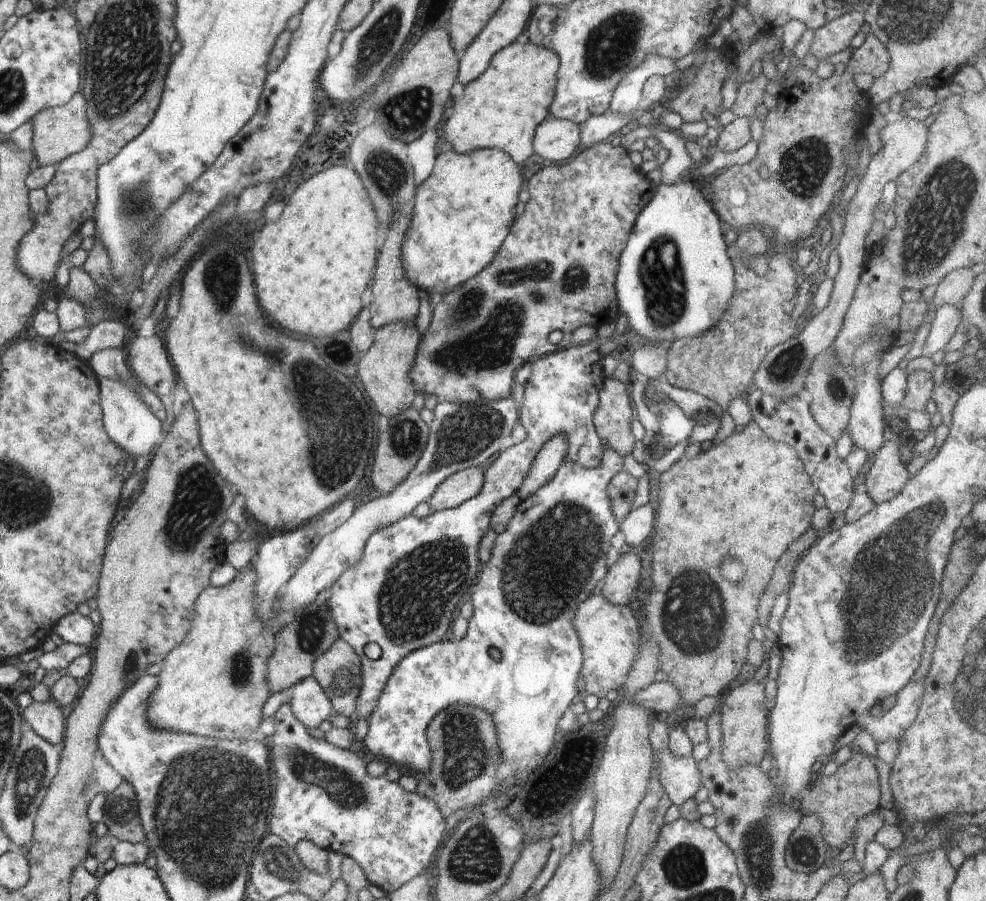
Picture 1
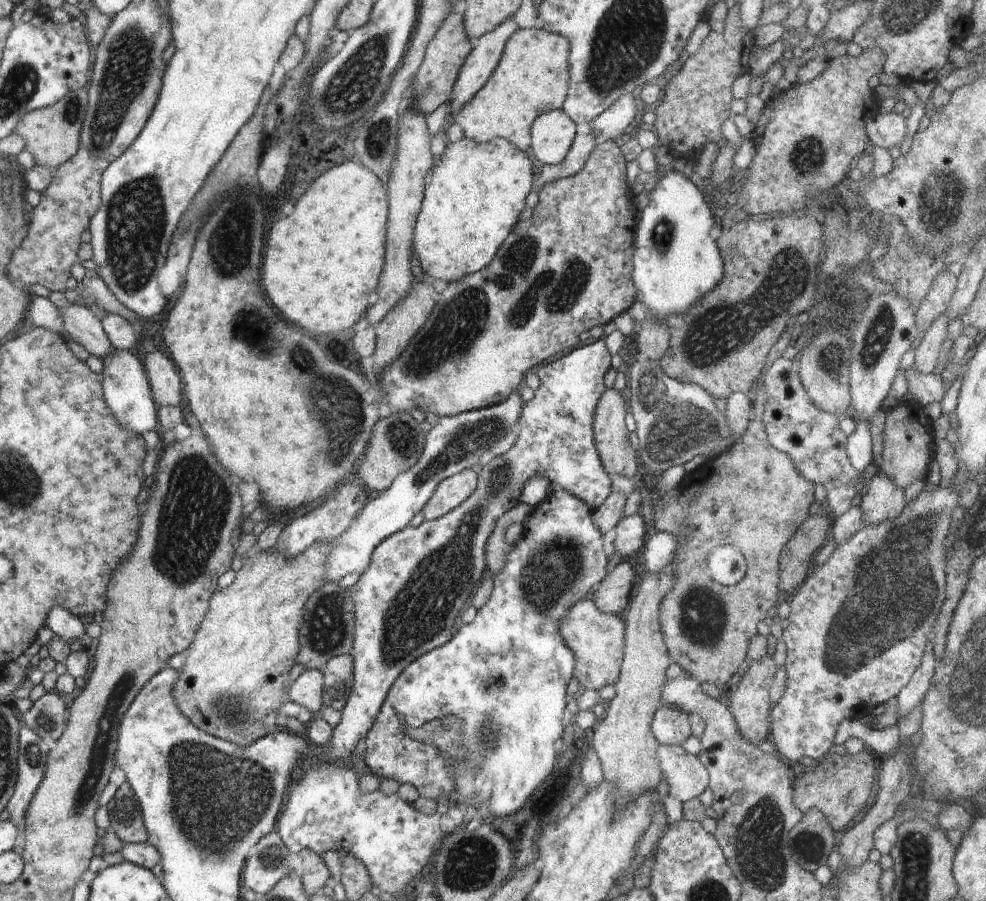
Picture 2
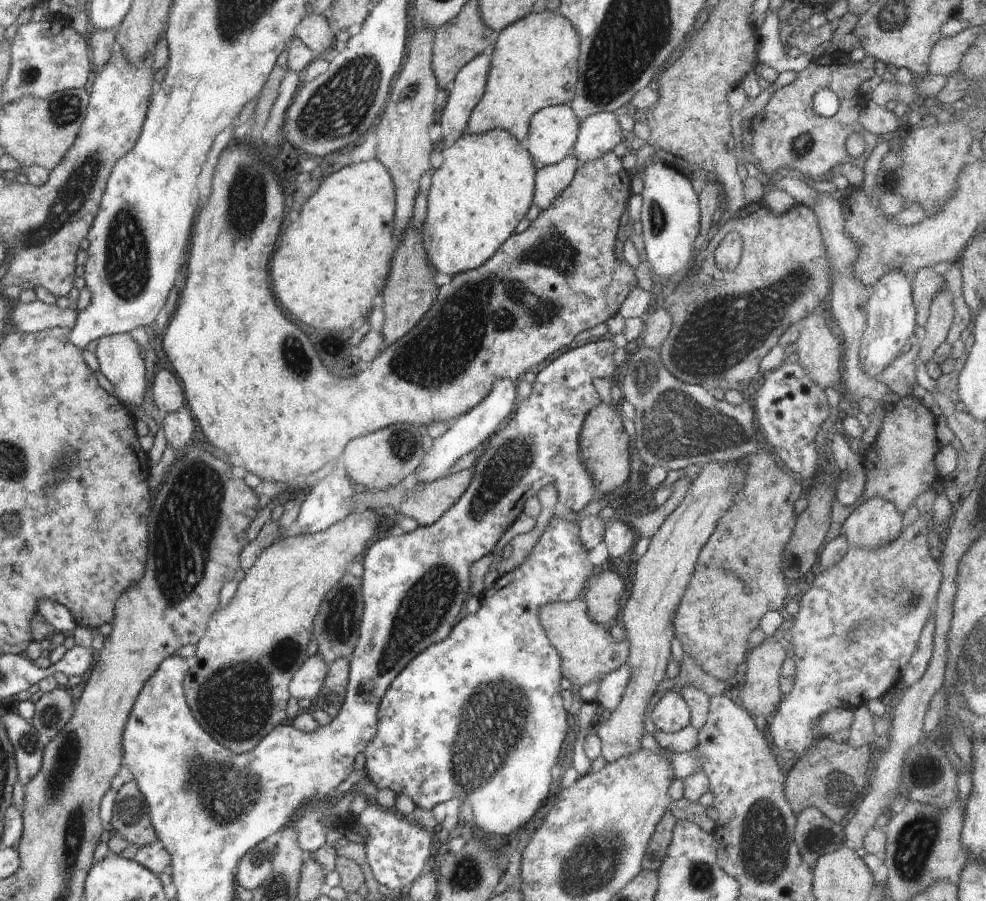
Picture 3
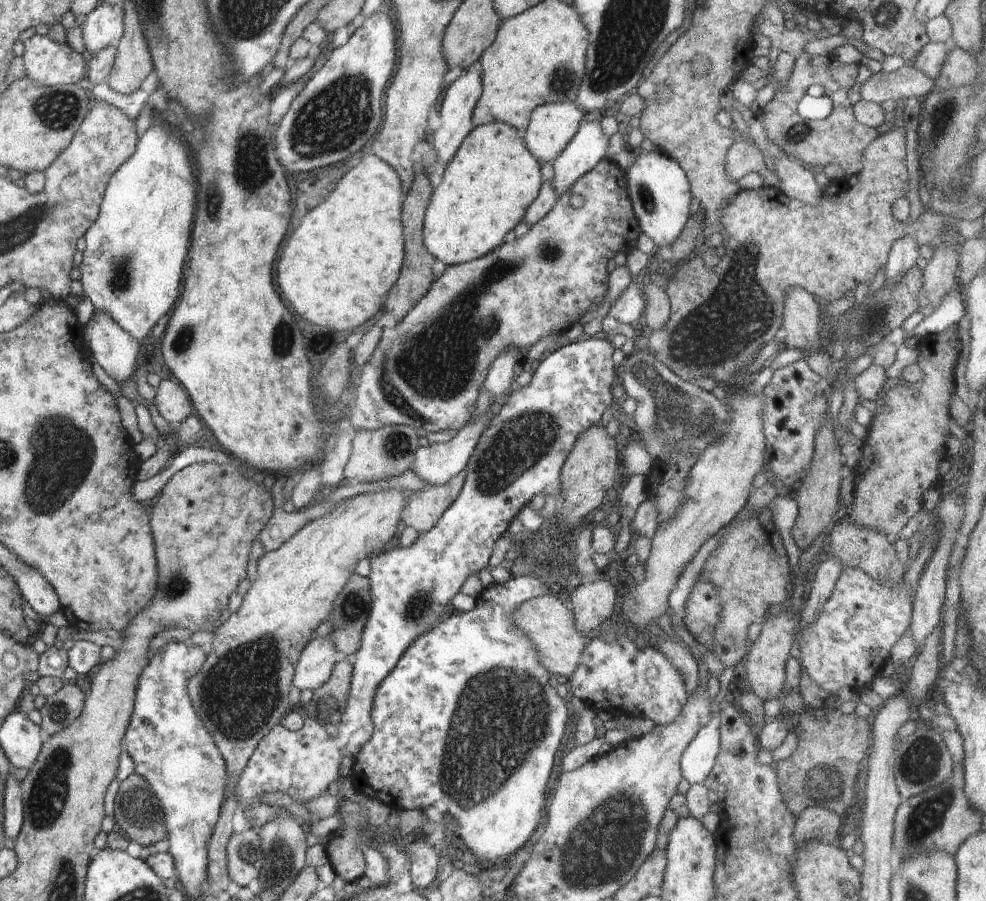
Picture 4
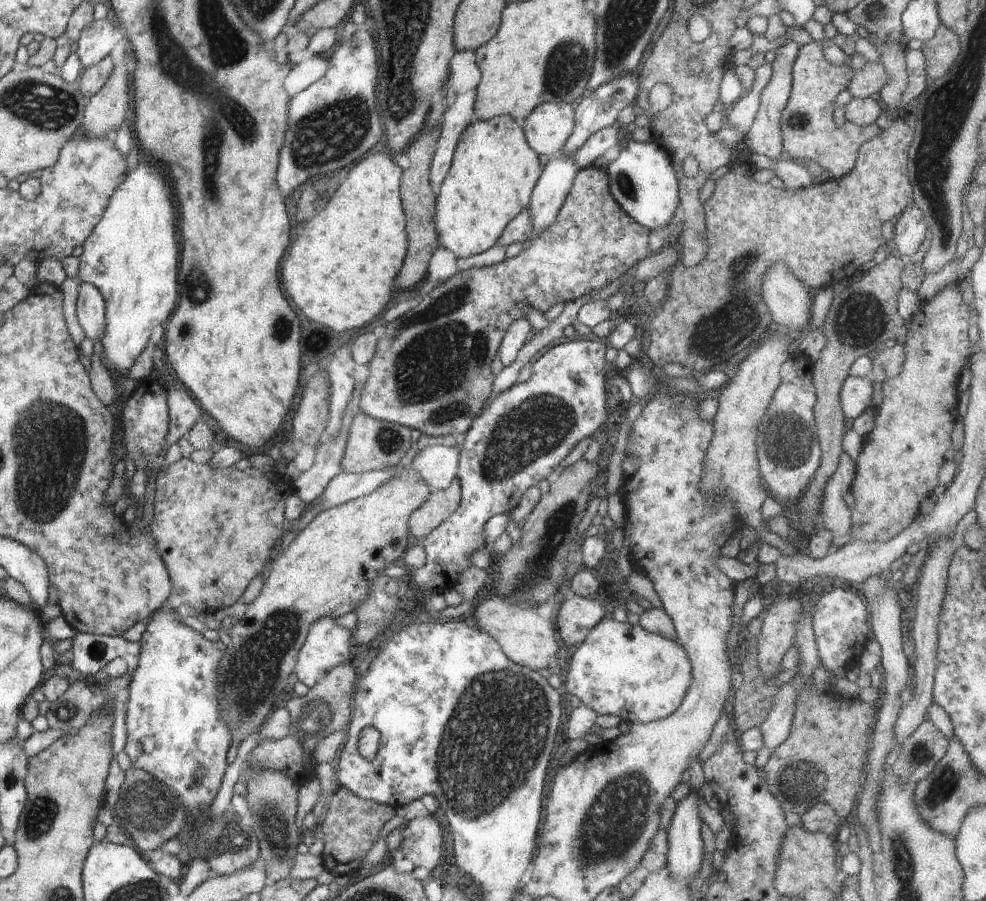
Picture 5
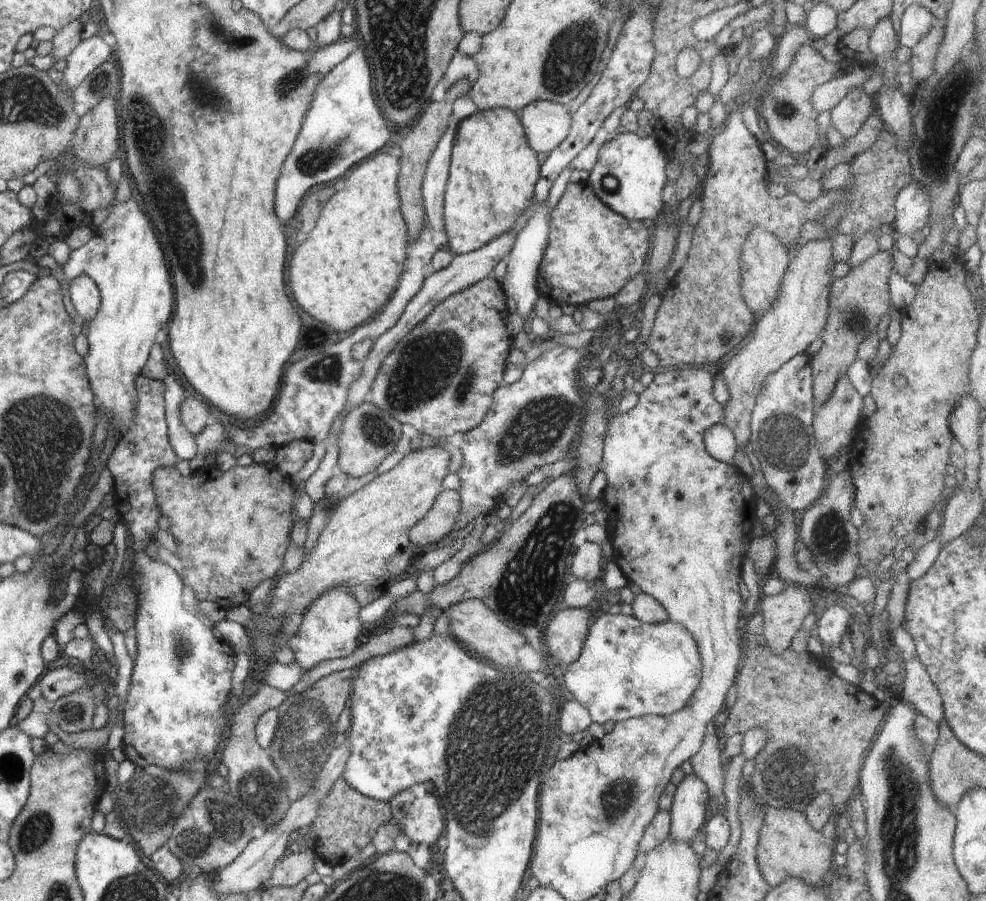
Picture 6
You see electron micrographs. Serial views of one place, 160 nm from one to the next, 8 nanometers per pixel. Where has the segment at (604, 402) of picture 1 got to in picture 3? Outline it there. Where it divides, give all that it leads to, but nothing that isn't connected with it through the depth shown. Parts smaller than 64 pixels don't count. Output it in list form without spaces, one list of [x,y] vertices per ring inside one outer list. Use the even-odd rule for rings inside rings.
[[[601,402],[586,415],[580,431],[579,457],[604,496],[626,484],[630,476],[629,436],[624,431],[621,417],[618,406]]]

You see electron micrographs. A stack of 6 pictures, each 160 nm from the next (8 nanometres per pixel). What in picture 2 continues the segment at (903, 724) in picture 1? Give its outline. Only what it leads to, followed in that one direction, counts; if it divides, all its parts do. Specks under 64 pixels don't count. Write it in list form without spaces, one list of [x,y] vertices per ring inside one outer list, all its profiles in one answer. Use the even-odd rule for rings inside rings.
[[[928,638],[925,644],[920,666],[914,671],[908,684],[897,694],[899,704],[898,718],[907,715],[907,712],[913,711],[913,708],[922,703],[927,690],[932,685],[932,679],[935,675],[935,667],[938,666],[936,656],[933,653],[933,641]]]

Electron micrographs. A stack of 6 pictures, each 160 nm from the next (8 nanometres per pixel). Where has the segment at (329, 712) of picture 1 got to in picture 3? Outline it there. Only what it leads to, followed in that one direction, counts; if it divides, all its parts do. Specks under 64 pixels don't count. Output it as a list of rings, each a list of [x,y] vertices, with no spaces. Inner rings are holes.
[[[317,652],[307,657],[302,666],[296,671],[289,682],[289,693],[296,700],[308,698],[308,700],[314,702],[314,698],[323,689],[326,675],[327,664],[320,653]]]

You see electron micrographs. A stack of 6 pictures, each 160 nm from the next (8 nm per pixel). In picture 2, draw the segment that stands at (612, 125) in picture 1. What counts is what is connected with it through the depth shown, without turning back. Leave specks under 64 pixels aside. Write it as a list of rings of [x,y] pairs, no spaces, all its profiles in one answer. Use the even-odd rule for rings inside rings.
[[[592,130],[586,135],[576,134],[568,154],[560,164],[542,166],[540,174],[534,178],[534,190],[540,190],[552,181],[565,179],[580,172],[584,168],[592,149],[598,144],[596,140],[598,139],[595,138]]]

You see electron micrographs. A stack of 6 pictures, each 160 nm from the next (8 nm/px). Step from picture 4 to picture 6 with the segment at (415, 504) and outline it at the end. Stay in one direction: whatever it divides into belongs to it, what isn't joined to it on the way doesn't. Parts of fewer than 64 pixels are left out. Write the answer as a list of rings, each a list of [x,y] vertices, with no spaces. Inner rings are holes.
[[[443,489],[426,516],[411,528],[409,539],[417,549],[442,540],[444,536],[455,533],[455,524],[460,513],[460,493]]]

